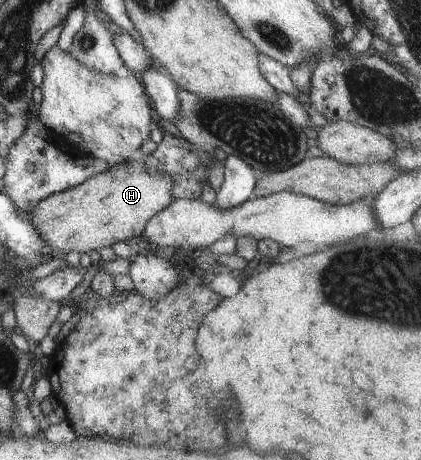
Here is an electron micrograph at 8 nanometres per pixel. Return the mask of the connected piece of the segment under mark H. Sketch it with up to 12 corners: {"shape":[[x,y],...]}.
{"shape":[[123,162],[23,214],[52,249],[143,237],[166,175]]}

